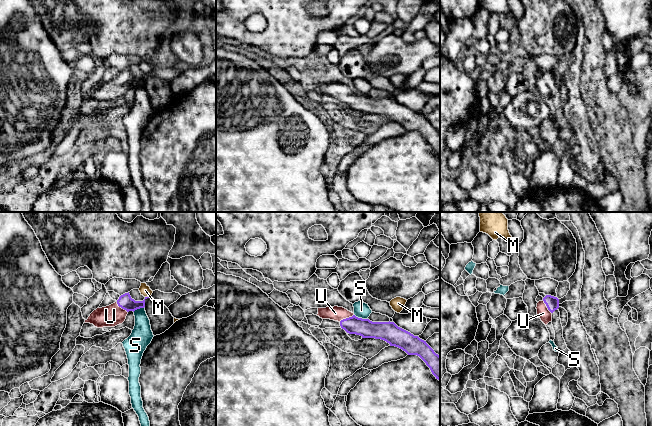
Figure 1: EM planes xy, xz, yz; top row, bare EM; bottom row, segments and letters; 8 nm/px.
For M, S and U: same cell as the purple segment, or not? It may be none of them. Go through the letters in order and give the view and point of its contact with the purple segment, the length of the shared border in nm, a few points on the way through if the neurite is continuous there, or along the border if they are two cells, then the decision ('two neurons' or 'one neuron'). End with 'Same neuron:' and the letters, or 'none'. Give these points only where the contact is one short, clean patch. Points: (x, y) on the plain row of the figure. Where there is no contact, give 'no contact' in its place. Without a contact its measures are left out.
M: xy (148, 73) | 50 nm | along xy (145, 72), (150, 73) | two neurons
S: xz (361, 94) | 120 nm | two neurons
U: xz (346, 94) | 130 nm | across xz (353, 101), (346, 94), (335, 89) | one neuron
Same neuron: U

